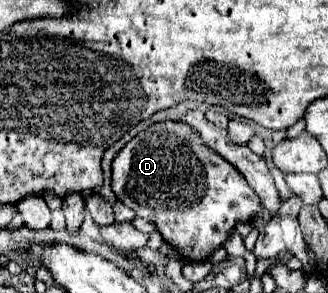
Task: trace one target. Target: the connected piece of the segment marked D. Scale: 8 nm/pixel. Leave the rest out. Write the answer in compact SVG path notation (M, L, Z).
M172 120L148 126L118 152L112 162L112 190L124 206L154 222L164 240L188 262L206 260L226 242L238 222L250 222L250 218L262 208L256 192L230 162L222 160L222 156L218 156L212 148L206 148L206 144L196 138L194 128Z

